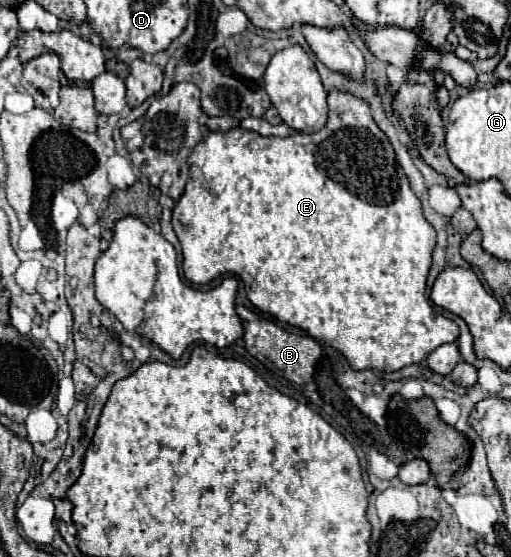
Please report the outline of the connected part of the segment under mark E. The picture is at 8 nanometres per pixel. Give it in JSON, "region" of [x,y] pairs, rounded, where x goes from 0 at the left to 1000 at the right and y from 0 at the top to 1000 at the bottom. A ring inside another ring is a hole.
{"region":[[[650,158],[642,165],[642,219],[630,233],[614,241],[579,241],[548,248],[548,244],[509,244],[505,237],[477,230],[458,230],[450,237],[411,237],[411,244],[399,248],[372,273],[368,294],[372,294],[372,323],[337,381],[337,406],[356,442],[356,460],[360,460],[356,488],[364,503],[380,510],[407,510],[434,492],[462,492],[481,510],[489,542],[505,557],[532,564],[548,578],[560,578],[568,585],[603,596],[614,610],[646,618],[650,625],[673,636],[673,643],[685,650],[693,664],[728,661],[744,668],[775,668],[798,654],[826,650],[826,643],[838,639],[857,621],[896,610],[900,603],[896,582],[888,582],[869,567],[853,567],[849,553],[841,549],[830,528],[834,496],[845,470],[841,460],[849,449],[849,409],[834,399],[826,384],[826,366],[814,355],[814,348],[802,341],[798,320],[775,291],[771,266],[763,262],[755,241],[736,226],[724,201],[724,187],[712,183],[708,176]]]}

